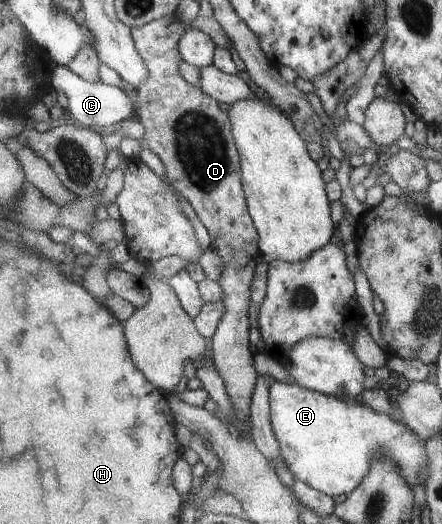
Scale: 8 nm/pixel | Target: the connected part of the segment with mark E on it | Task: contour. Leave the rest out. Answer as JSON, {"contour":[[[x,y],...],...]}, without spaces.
{"contour":[[[276,380],[270,386],[270,411],[273,432],[292,475],[298,481],[302,481],[308,487],[312,487],[328,497],[347,495],[354,491],[362,483],[362,477],[368,473],[370,459],[374,459],[376,455],[390,455],[396,461],[400,475],[410,489],[418,480],[424,487],[424,481],[426,481],[425,442],[418,439],[418,435],[404,423],[400,423],[398,419],[390,419],[388,415],[368,409],[363,401],[358,403],[346,395],[340,399],[328,397],[328,395],[304,389],[293,380],[288,383]]]}

